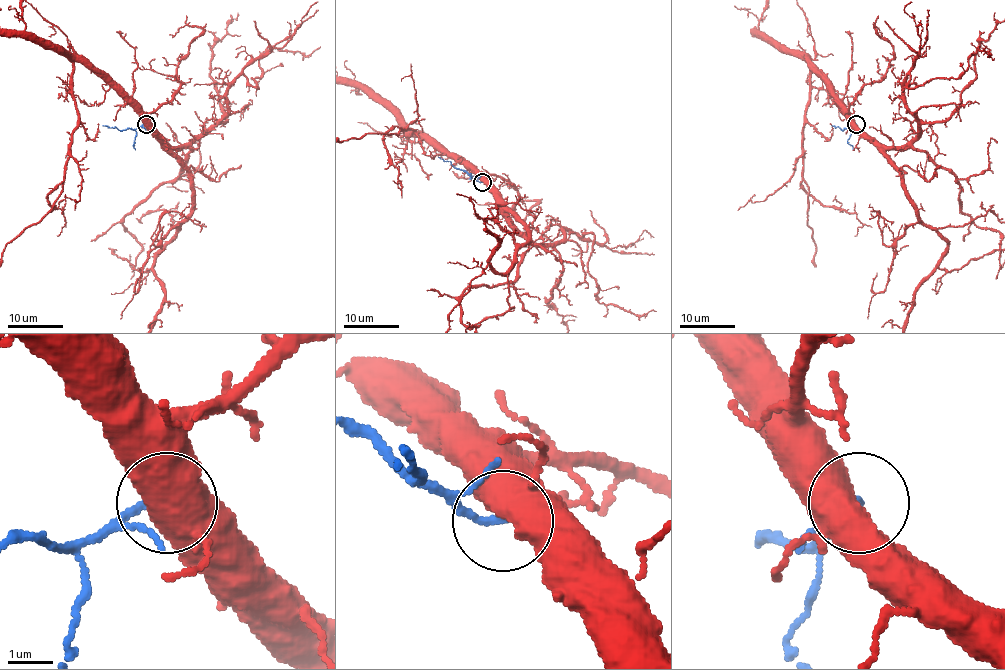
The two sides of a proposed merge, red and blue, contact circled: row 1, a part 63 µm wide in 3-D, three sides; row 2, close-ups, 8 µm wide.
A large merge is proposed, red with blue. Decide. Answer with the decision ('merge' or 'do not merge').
do not merge

